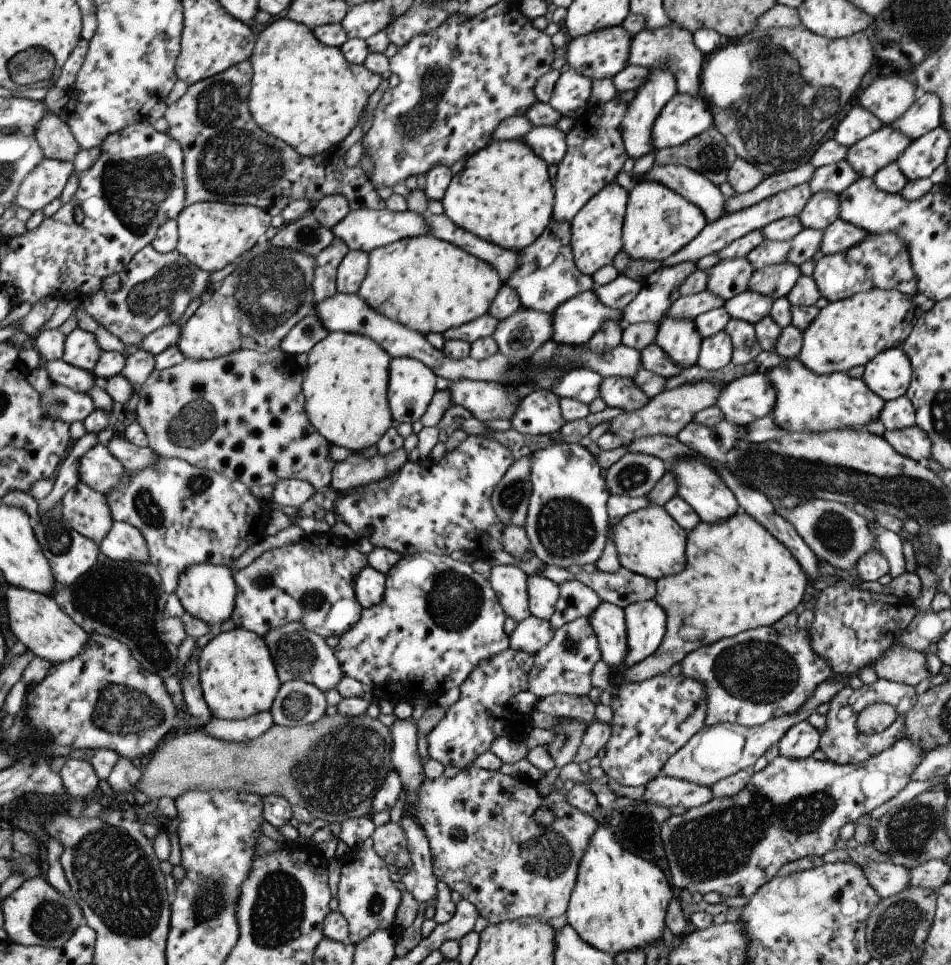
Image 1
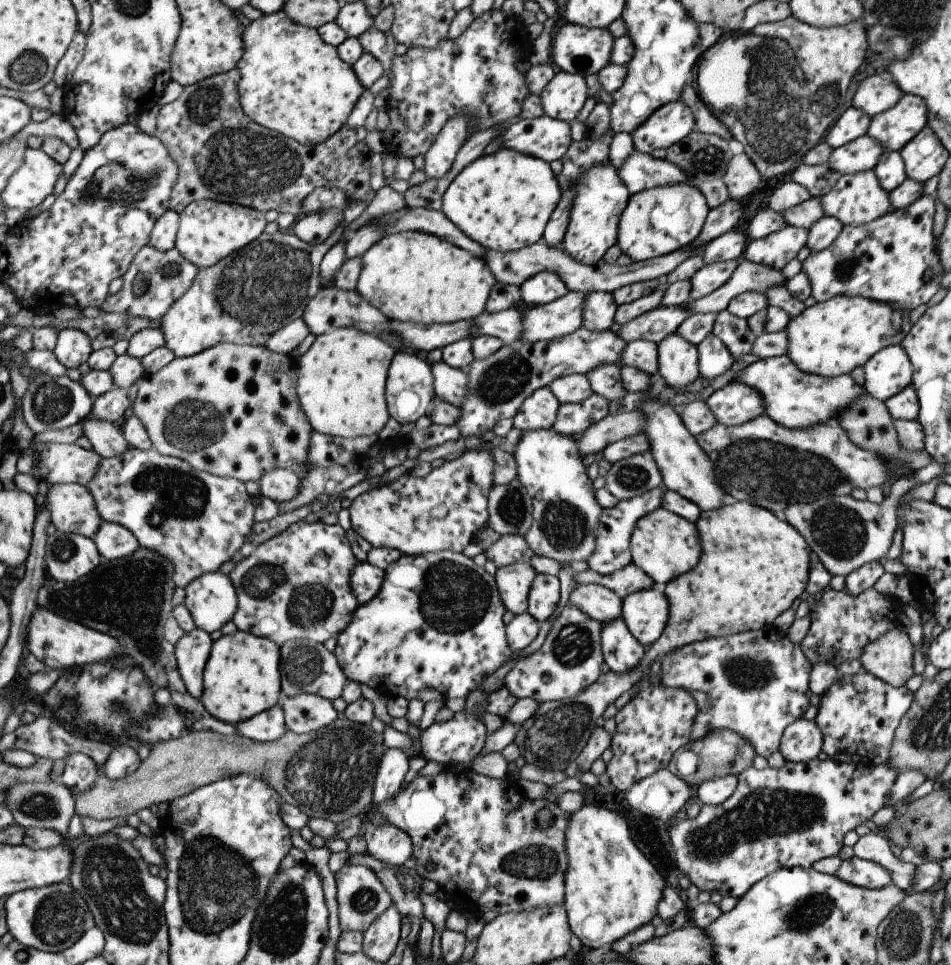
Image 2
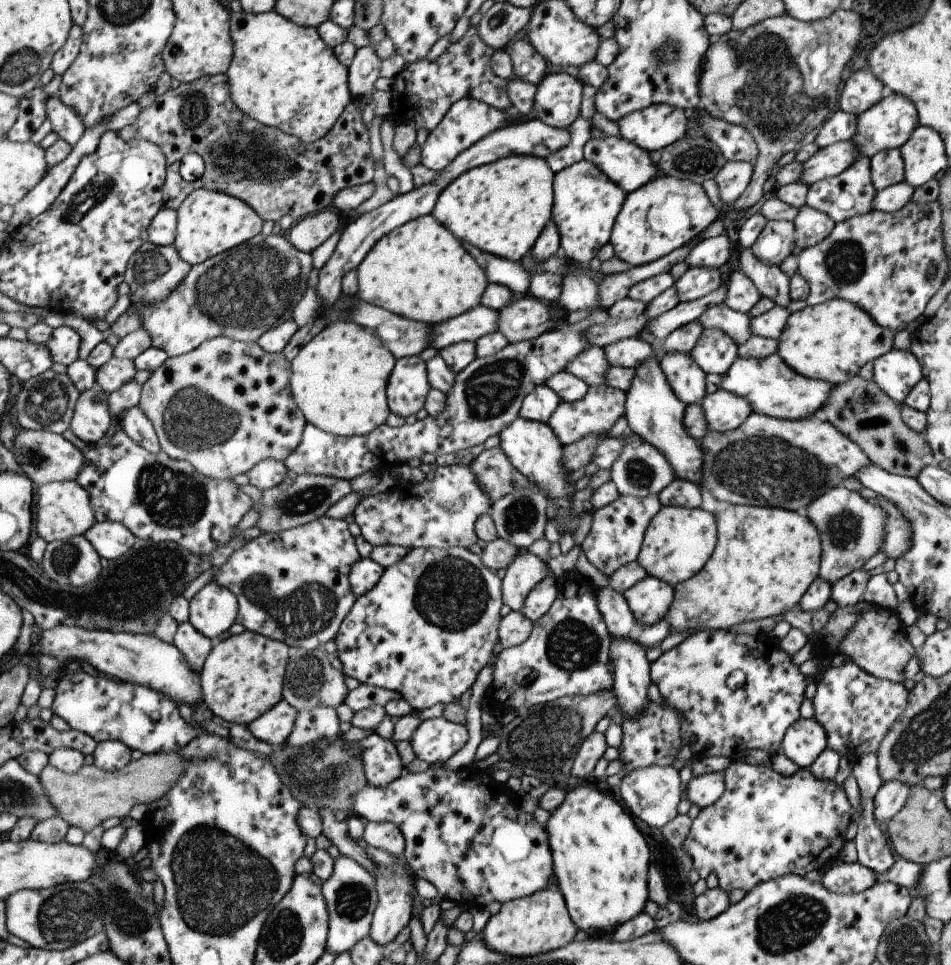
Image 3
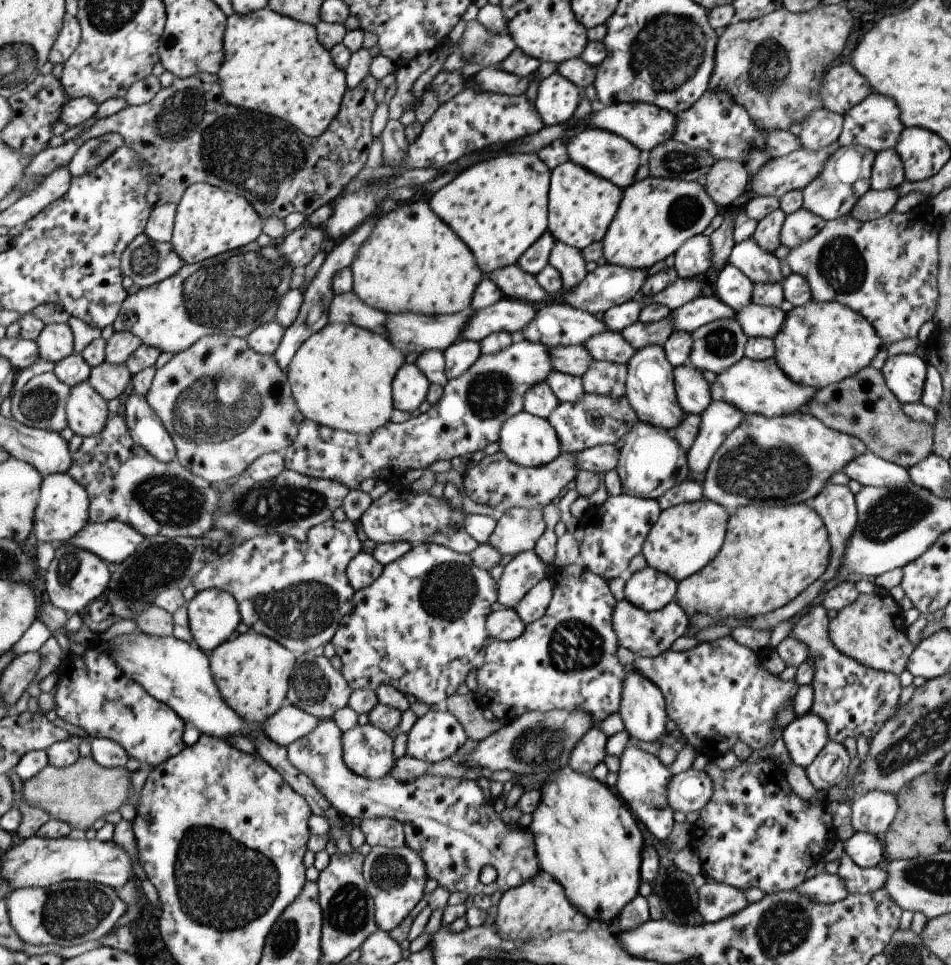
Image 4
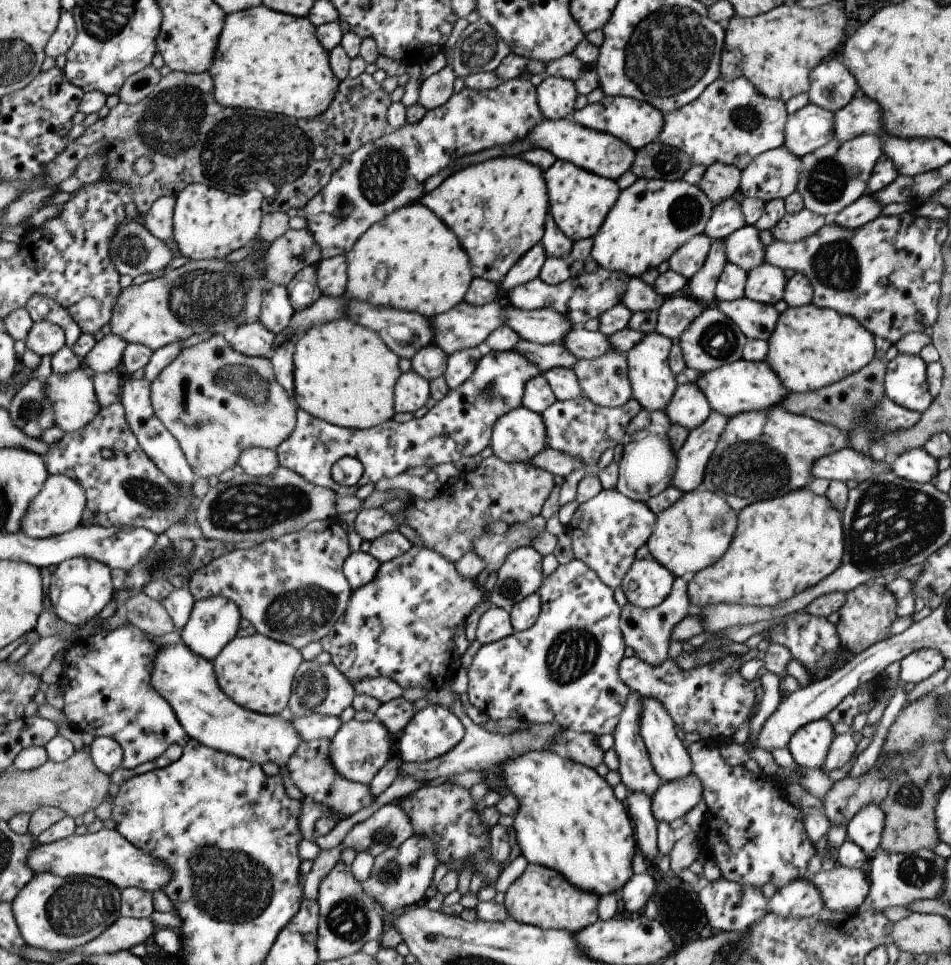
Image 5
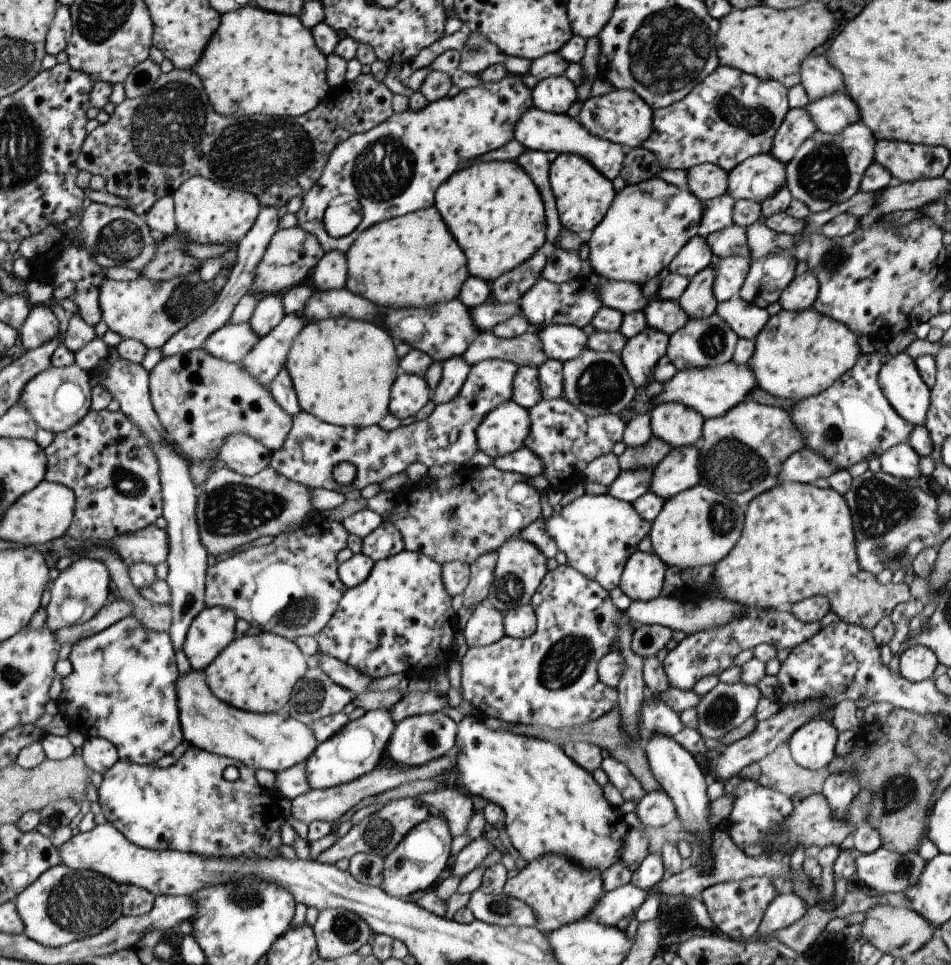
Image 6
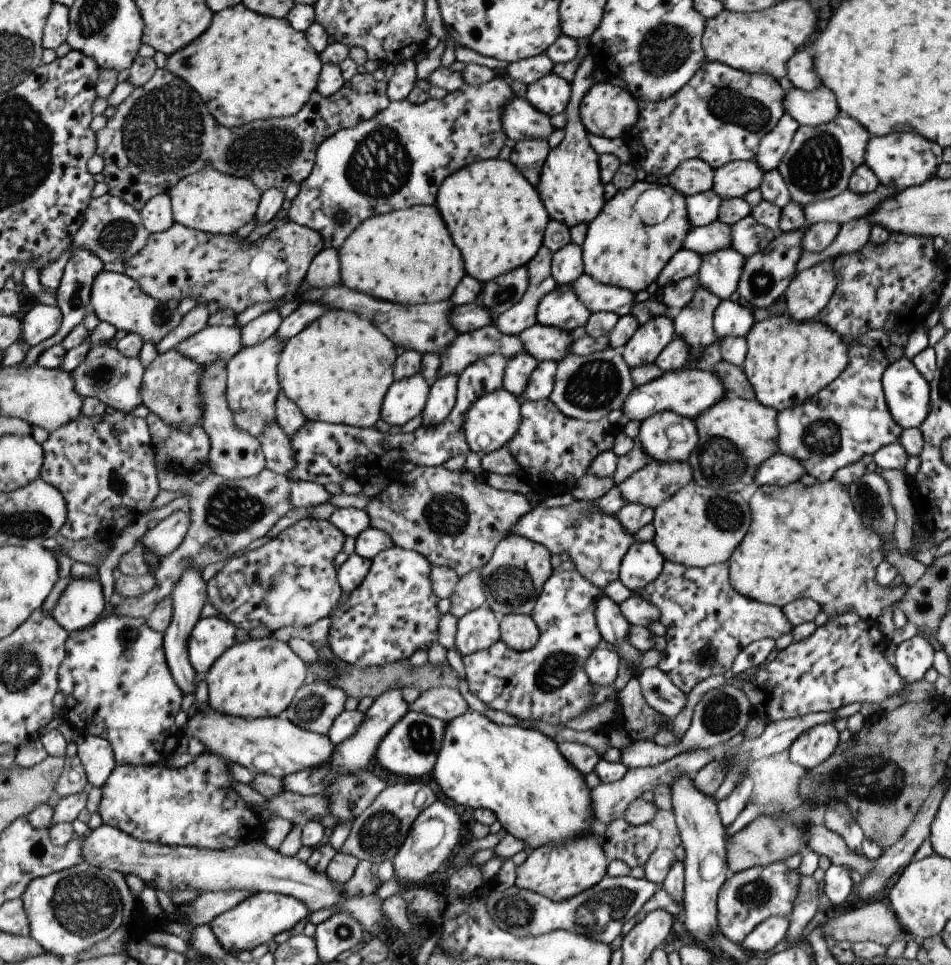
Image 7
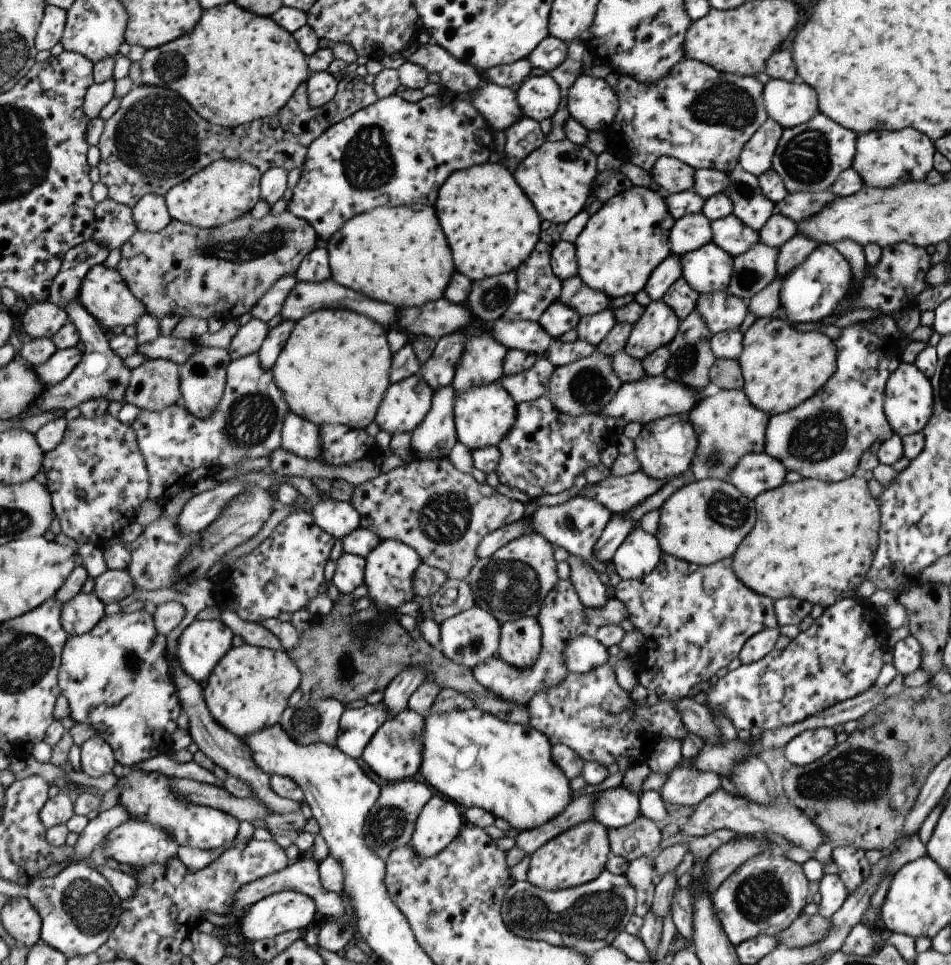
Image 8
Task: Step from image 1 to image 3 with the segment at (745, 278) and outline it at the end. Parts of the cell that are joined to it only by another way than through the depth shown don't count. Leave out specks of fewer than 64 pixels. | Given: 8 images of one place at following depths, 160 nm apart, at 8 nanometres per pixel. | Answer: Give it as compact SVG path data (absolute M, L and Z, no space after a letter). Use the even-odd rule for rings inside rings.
M689 267L674 281L678 300L692 301L714 291L721 282L721 274L715 267Z

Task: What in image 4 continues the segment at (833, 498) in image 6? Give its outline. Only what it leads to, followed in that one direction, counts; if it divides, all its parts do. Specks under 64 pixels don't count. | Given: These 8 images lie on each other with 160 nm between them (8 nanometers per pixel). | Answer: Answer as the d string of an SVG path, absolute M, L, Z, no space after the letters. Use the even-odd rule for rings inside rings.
M805 503L784 505L745 505L727 517L724 539L717 554L700 571L676 586L674 600L687 618L705 615L717 619L727 616L751 618L766 615L791 602L825 570L829 556L827 531L819 515ZM875 588L869 594L859 594L850 605L838 610L834 619L828 622L827 632L831 644L841 654L864 667L899 676L906 668L908 656L914 649L914 644L905 636L904 610L899 605L883 589Z

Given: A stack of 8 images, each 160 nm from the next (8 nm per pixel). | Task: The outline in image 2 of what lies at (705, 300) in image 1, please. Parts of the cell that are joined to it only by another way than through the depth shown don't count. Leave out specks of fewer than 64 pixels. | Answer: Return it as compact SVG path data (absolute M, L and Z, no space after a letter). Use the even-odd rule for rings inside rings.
M683 305L659 306L629 320L627 324L621 324L617 338L624 343L642 339L657 344L665 336L675 333L685 318L688 318L687 308Z

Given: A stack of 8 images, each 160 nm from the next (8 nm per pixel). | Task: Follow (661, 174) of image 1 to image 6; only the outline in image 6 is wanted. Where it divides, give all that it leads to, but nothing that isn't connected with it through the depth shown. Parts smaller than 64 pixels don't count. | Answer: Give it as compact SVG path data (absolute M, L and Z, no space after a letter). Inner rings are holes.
M534 107L525 110L517 118L517 122L513 126L513 139L519 142L521 147L529 151L575 154L575 156L587 160L593 168L609 181L619 175L626 151L616 143L592 136L575 119L569 118L567 115L547 113Z

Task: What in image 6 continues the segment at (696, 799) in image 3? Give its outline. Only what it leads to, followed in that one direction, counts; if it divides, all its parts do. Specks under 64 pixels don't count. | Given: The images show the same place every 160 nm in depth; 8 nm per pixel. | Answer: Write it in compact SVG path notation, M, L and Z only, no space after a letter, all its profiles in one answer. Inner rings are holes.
M661 790L645 793L644 796L637 801L633 812L645 828L663 827L664 825L668 825L670 821L675 820L673 802L671 802L669 796Z

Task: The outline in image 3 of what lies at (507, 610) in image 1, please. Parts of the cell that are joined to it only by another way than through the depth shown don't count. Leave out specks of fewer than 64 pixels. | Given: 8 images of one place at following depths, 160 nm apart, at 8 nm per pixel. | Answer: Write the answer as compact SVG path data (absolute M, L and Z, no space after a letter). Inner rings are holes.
M527 551L505 568L505 576L500 580L501 601L511 611L521 611L529 592L552 573L537 556Z

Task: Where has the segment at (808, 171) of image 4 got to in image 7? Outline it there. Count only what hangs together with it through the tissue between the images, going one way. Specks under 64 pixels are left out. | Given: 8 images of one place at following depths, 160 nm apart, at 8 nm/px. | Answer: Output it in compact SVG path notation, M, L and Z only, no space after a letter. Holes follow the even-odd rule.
M753 159L723 164L714 170L710 190L715 192L721 200L742 197L747 192L757 189L763 174L763 170L757 168Z

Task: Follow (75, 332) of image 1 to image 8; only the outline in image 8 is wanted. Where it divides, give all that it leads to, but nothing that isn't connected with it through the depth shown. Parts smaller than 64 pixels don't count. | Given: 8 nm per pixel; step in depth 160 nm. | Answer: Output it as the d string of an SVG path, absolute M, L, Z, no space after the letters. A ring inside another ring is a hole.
M45 300L29 305L20 320L23 332L29 337L50 338L69 321L69 318L63 307Z

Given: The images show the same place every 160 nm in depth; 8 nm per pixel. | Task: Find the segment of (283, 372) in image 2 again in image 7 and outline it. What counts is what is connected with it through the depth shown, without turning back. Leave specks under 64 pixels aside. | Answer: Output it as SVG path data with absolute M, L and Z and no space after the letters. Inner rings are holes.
M175 349L158 354L144 367L139 390L141 405L169 426L175 428L196 426L201 418L201 394L199 394L201 374L203 374L201 364L180 355ZM271 422L257 439L263 452L267 468L275 474L287 477L287 472L291 472L297 462L295 454L291 452L290 438L281 432L281 428L275 422Z

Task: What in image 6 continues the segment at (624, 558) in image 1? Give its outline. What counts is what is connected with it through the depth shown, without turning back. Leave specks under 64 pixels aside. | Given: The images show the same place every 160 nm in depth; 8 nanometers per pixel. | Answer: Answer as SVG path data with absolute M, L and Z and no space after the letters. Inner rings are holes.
M696 485L664 500L661 511L650 524L651 551L665 567L680 570L719 563L734 548L741 536L746 505L739 506L721 493Z

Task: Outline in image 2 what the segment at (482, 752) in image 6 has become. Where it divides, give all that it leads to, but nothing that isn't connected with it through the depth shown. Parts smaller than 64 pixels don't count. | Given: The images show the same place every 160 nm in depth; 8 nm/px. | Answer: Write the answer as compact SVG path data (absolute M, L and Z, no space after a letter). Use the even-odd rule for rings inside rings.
M599 799L587 806L581 806L579 810L569 814L567 828L563 834L563 848L565 848L566 868L562 906L567 916L569 929L579 939L582 947L608 948L611 942L637 930L639 926L647 924L656 915L661 890L668 882L663 881L659 872L637 850L633 836L629 836L627 832L627 822L623 816L607 810L601 805Z

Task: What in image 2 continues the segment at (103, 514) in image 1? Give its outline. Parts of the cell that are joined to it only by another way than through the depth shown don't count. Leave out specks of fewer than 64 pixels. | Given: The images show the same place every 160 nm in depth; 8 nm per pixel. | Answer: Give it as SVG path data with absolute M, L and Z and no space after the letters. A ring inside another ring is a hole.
M81 484L45 485L40 499L42 507L49 512L49 524L63 533L79 534L91 539L102 522L95 512L91 494Z

